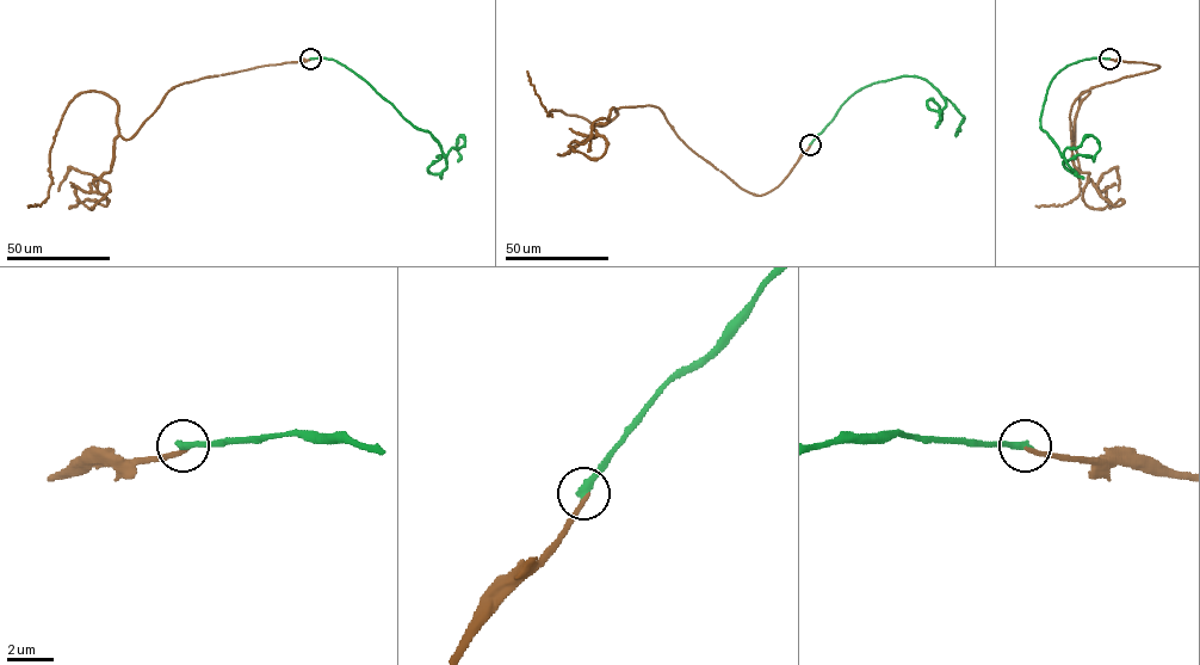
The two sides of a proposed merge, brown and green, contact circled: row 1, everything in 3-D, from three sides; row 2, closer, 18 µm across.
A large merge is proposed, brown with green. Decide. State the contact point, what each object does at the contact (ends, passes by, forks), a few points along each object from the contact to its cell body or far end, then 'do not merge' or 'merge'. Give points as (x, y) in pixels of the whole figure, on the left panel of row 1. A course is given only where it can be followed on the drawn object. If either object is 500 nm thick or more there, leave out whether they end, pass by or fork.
(310, 59) | brown ends | green ends | brown via (310, 59), (173, 86), (128, 140), (119, 134), (113, 98), (79, 93), (50, 152), (48, 196), (28, 205) | green via (310, 59), (350, 69), (427, 130), (445, 158), (446, 167), (432, 173), (437, 156) | do not merge

